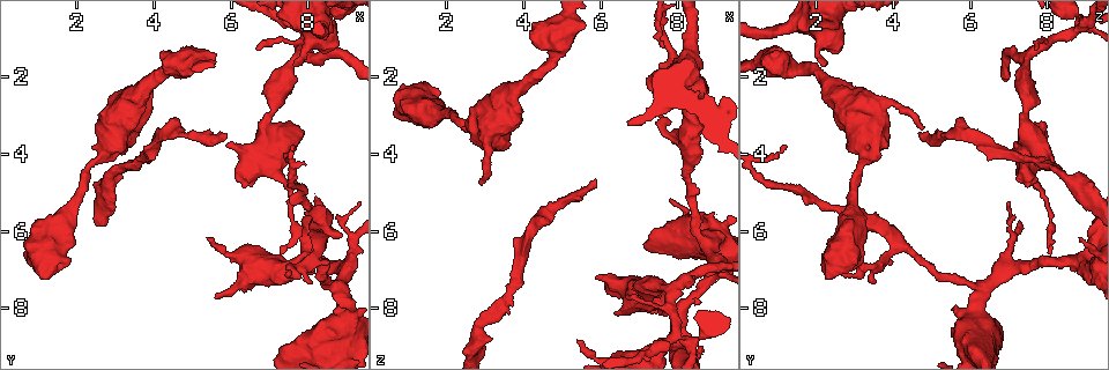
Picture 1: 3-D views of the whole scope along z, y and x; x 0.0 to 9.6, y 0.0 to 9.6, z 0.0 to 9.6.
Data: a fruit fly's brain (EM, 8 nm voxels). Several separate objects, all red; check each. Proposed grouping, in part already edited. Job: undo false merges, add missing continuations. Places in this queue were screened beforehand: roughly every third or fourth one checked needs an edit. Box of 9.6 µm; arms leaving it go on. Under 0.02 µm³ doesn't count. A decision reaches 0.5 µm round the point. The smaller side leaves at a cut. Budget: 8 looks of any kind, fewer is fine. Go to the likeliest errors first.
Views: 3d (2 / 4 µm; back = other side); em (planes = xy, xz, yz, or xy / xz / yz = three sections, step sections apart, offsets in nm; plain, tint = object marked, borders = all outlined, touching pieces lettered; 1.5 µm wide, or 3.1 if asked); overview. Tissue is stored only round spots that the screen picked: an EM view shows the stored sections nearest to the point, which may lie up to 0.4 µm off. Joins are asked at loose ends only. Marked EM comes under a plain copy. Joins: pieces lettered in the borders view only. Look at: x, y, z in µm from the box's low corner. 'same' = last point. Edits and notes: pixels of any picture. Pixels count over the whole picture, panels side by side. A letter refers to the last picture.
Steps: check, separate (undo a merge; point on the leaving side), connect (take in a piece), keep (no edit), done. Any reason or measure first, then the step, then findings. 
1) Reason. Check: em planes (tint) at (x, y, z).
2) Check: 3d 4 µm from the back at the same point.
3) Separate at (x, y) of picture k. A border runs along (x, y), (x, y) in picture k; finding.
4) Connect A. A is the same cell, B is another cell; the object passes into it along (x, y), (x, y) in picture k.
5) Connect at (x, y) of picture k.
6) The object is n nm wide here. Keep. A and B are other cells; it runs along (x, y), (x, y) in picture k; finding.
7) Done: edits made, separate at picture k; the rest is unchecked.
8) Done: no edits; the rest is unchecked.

Free end. Check: 3d 4 µm at (2.85, 3.40, 4.75).

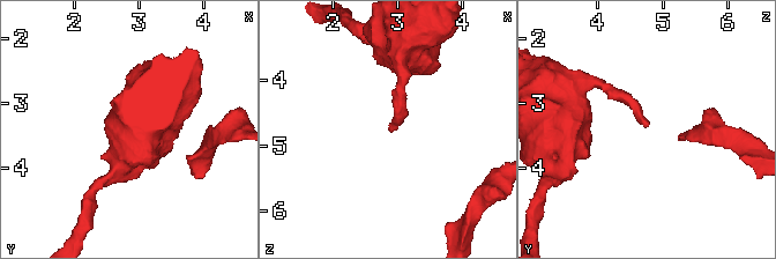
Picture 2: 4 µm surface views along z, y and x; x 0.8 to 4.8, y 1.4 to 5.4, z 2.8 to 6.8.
Need the tissue. Check: em planes (borders) at (2.85, 3.35, 4.75).

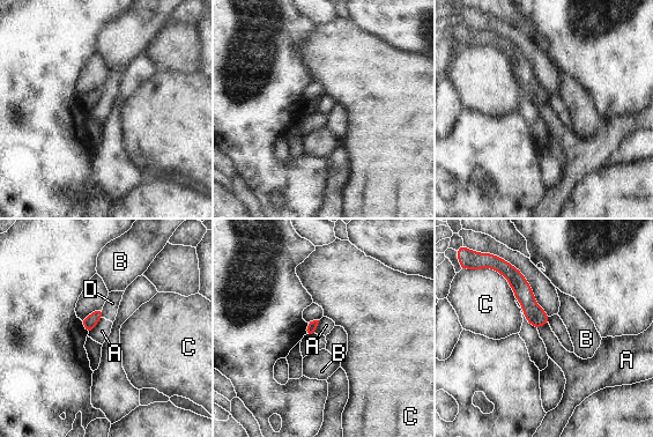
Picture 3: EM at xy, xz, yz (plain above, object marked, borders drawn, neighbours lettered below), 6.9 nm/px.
Keep. A, B, C and D are other cells; a border runs along (101, 317), (96, 326), (88, 334) in picture 3; none of them fits.

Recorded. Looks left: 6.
Branch stops here. Check: 3d 2 µm at (5.85, 3.50, 4.70).

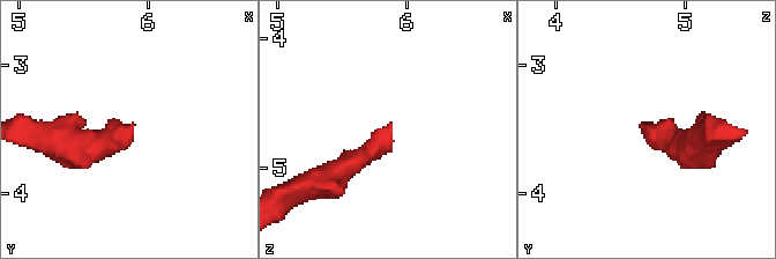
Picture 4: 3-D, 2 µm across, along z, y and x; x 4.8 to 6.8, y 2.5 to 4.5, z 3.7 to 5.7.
Shape alone is not enough. Check: em 3.1 µm xz step 16 (tint) at (5.86, 3.48, 4.62).

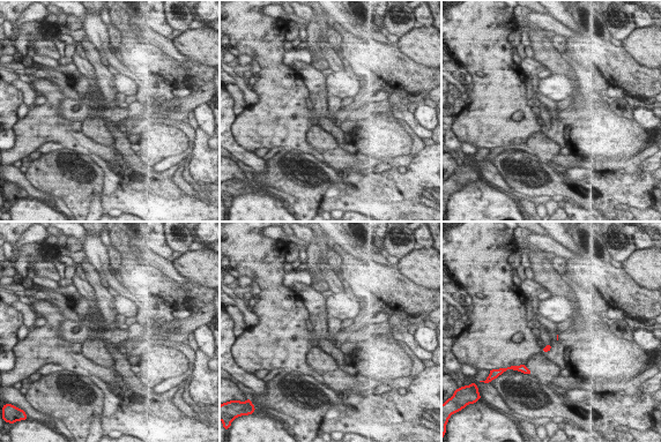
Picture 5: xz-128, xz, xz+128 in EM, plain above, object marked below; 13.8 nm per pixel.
Cut it another way. Check: em 3.1 µm planes (borders) at the same point.

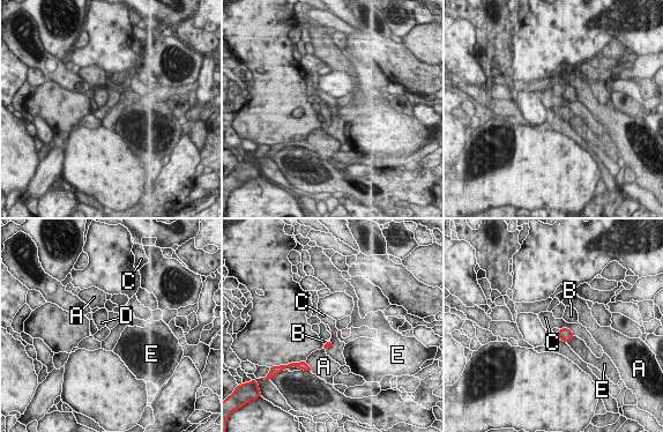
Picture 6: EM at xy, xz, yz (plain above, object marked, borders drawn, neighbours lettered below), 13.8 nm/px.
The longest contact is with C, 240 nm. Keep. A, B, C, D and E are other cells; no lettered piece goes on from it.

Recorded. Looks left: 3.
Free end. Check: 3d 2 µm at (5.90, 3.70, 7.25).

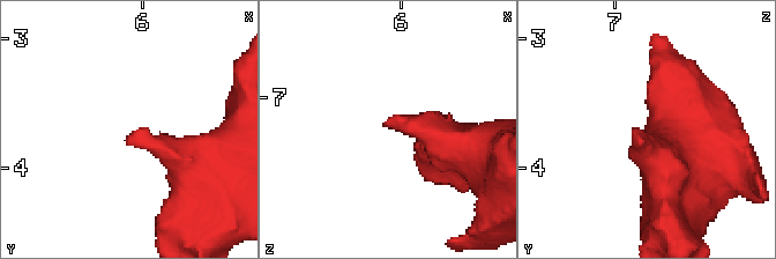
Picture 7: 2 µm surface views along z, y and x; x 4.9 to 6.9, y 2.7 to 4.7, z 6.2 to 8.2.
Shape alone is not enough. Check: em planes (borders) at (5.88, 3.76, 7.18).

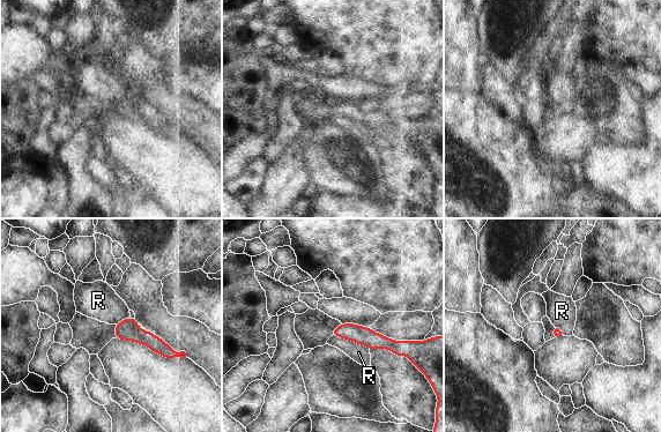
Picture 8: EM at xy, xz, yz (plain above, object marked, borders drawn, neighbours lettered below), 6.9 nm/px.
Keep. R is another cell; it runs along (335, 333), (356, 333), (400, 347) in picture 8; no lettered piece goes on from it.

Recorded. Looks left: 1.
Done: no edits; the rest is unchecked.

